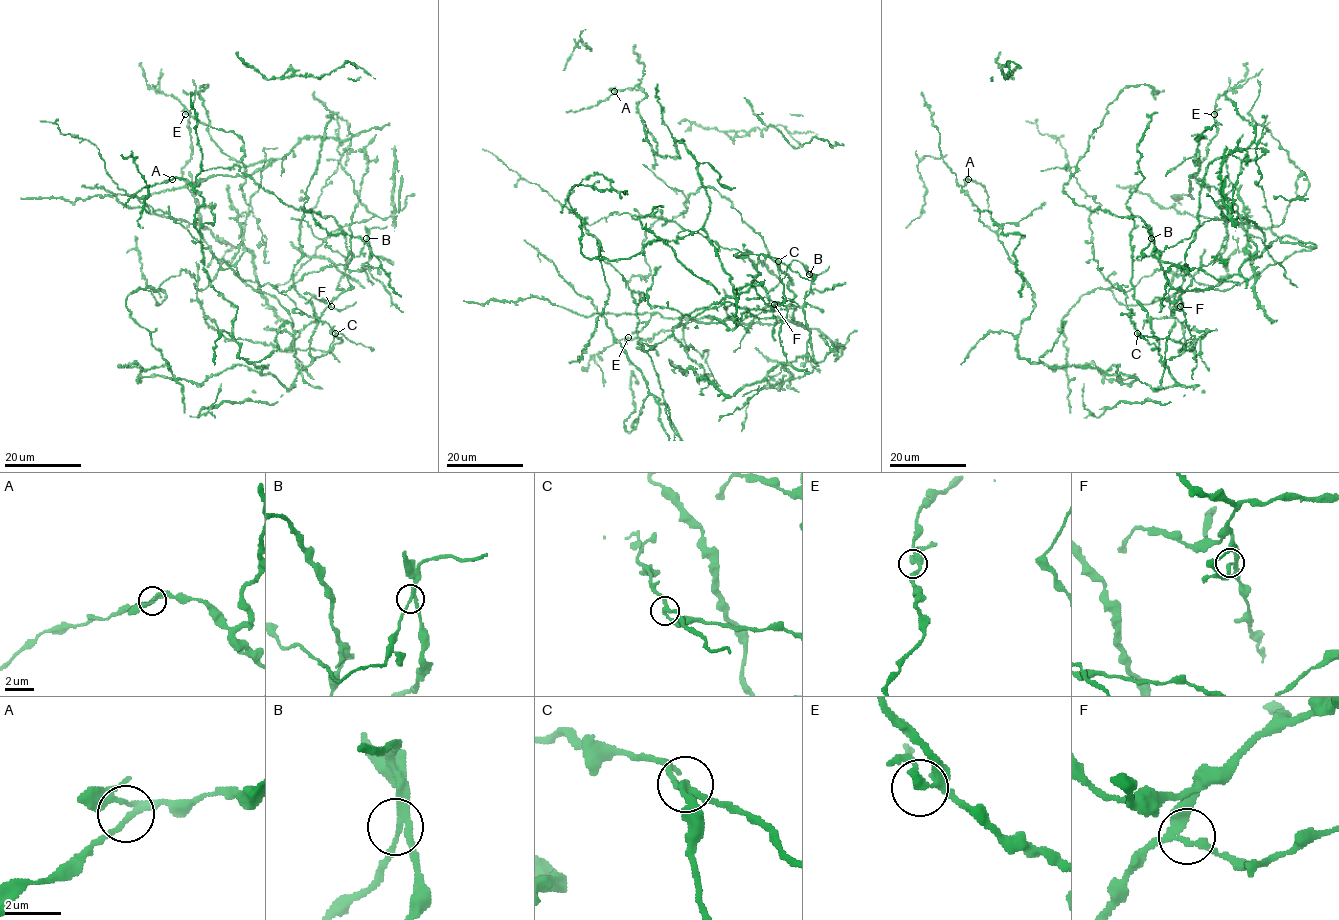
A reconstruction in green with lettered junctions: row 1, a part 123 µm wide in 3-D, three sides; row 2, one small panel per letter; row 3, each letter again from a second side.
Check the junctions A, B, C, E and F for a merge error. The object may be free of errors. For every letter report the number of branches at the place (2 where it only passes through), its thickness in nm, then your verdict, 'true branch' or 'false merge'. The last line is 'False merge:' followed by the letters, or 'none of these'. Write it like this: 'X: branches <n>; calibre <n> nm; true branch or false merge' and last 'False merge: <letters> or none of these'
A: branches 3; calibre 200 nm; true branch
B: branches 3; calibre 220 nm; true branch
C: branches 3; calibre 220 nm; false merge
E: branches 3; calibre 220 nm; true branch
F: branches 3; calibre 200 nm; true branch
False merge: C

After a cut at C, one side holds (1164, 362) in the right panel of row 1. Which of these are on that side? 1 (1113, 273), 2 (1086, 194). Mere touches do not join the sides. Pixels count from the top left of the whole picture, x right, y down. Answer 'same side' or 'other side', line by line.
1: other side
2: other side

